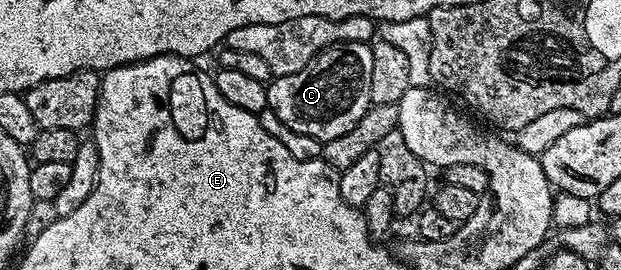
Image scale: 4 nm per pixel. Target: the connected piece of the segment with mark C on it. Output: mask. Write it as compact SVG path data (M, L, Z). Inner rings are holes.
M338 43L328 47L316 56L315 61L306 65L298 73L277 75L268 83L268 110L278 113L278 118L286 121L290 129L298 133L306 133L306 137L314 137L327 141L334 137L342 137L346 129L354 129L366 113L373 101L370 97L370 73L374 70L374 57L368 43Z

